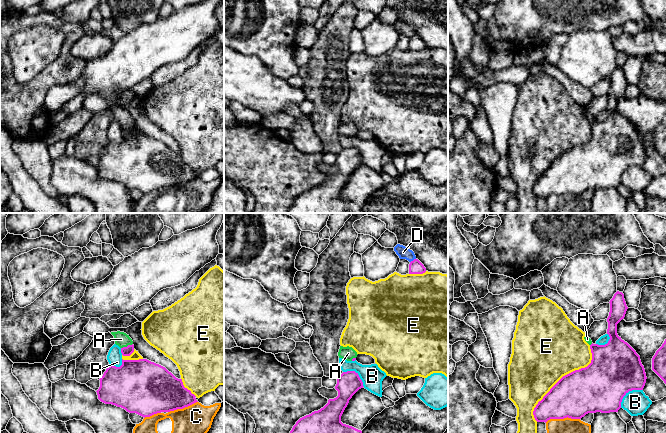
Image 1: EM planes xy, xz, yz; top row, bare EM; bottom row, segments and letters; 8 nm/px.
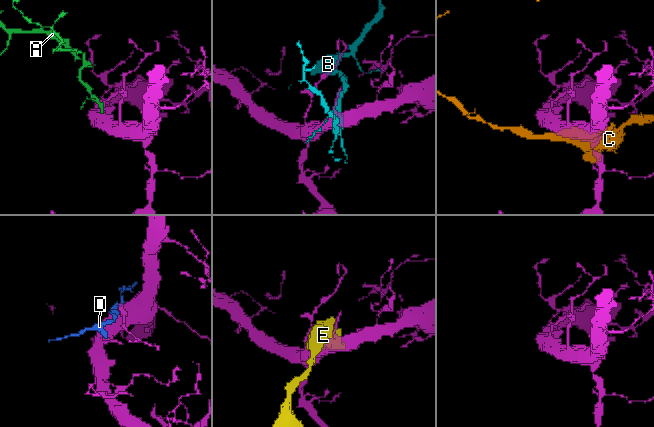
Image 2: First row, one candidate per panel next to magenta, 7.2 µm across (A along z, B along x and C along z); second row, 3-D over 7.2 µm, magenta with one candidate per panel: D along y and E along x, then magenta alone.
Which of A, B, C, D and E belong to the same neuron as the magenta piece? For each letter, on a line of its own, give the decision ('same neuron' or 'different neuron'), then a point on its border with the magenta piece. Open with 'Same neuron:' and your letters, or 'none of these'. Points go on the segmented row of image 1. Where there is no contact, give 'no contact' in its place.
Same neuron: A
A: same neuron | xy (127, 346)
B: different neuron | yz (627, 392)
C: different neuron | yz (562, 418)
D: different neuron | xz (413, 260)
E: different neuron | yz (562, 377)

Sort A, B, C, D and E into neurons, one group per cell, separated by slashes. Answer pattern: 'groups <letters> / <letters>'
groups A / B / C / D / E

